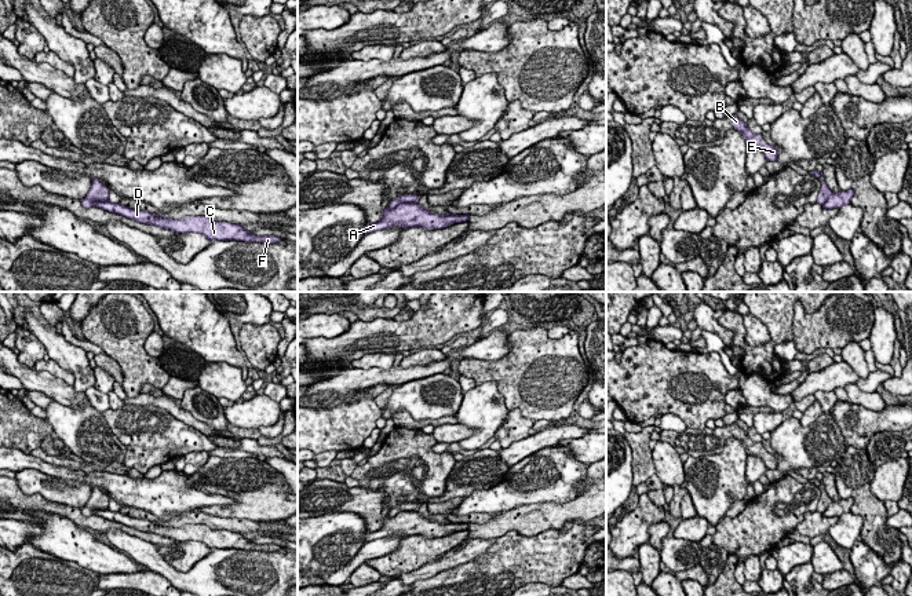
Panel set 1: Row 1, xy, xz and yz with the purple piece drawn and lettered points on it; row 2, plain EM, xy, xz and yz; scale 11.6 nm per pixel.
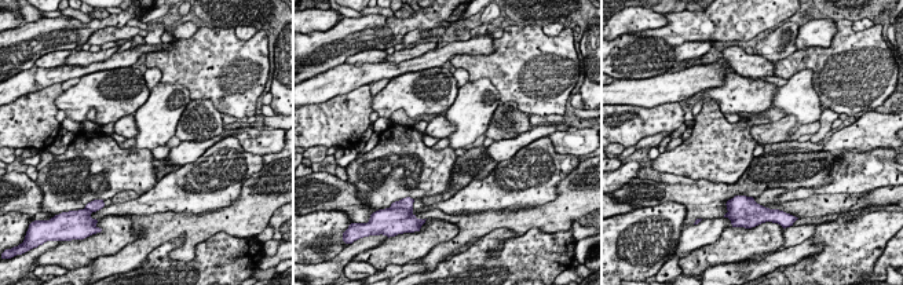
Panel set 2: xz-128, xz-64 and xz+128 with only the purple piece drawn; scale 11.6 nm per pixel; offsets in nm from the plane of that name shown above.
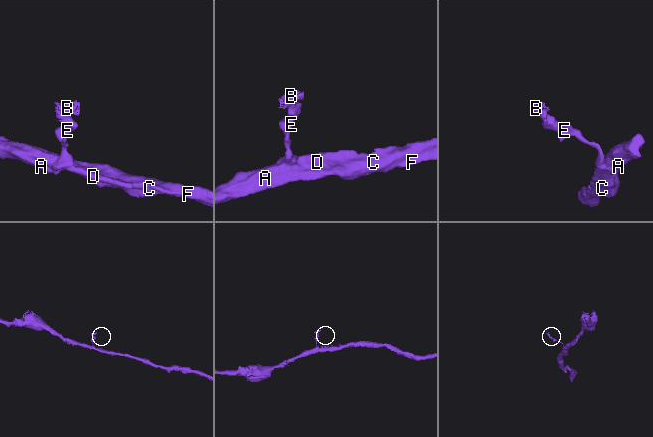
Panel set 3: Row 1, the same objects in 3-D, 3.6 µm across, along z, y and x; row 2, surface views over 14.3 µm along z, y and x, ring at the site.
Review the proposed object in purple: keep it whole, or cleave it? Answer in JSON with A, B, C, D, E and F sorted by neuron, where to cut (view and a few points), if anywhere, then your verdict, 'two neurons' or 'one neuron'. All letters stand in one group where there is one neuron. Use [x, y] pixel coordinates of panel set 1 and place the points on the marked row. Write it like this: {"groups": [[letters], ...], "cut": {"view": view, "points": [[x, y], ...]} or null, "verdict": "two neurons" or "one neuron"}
{"groups": [["A", "C", "D", "F"], ["B", "E"]], "cut": {"view": "xz", "points": [[416, 200], [400, 203], [389, 208]]}, "verdict": "two neurons"}

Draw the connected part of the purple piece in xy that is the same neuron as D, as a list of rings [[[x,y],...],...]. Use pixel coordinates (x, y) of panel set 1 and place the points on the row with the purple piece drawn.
[[[94,201],[94,206],[118,213],[124,217],[132,219],[138,223],[157,226],[175,233],[197,233],[205,235],[209,241],[245,241],[245,242],[263,242],[274,244],[282,238],[274,235],[255,235],[252,231],[245,230],[241,224],[227,222],[212,222],[204,216],[189,216],[182,219],[171,219],[157,216],[146,211],[136,211],[128,206],[113,204],[110,201]]]

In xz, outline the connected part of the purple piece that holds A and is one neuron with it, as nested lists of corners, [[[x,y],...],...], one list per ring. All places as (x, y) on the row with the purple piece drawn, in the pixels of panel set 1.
[[[402,202],[394,209],[386,208],[382,219],[376,223],[368,223],[362,233],[369,234],[388,227],[423,227],[427,230],[444,228],[453,223],[467,222],[468,215],[456,213],[433,213],[426,208],[420,206],[419,202]]]

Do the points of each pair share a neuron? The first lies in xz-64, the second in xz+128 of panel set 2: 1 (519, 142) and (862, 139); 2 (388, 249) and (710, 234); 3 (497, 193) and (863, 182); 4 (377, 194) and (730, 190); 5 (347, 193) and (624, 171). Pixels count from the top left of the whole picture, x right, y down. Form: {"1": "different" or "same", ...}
{"1": "same", "2": "different", "3": "same", "4": "different", "5": "different"}

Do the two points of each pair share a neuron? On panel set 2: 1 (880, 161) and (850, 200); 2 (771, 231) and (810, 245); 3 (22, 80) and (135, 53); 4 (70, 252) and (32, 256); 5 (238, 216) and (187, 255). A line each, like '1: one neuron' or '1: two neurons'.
1: two neurons
2: two neurons
3: one neuron
4: two neurons
5: one neuron

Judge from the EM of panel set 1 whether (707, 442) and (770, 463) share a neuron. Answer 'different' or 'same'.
same

